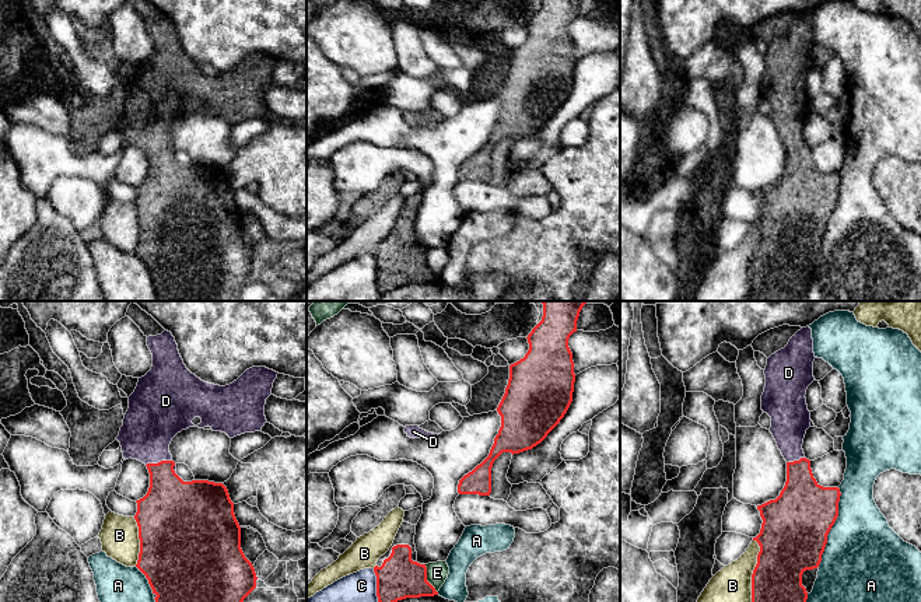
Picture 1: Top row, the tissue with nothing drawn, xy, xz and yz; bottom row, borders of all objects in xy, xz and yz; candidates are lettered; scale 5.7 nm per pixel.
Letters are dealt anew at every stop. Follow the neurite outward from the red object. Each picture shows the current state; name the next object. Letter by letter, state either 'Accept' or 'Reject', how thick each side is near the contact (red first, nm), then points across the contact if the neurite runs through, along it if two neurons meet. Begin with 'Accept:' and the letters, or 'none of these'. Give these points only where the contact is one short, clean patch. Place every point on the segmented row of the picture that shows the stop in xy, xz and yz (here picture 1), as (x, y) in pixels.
Accept: D
A: Reject. Thickness 380 nm (red) against 440 nm
B: Reject. Thickness 340 nm (red) against 200 nm
C: Reject. Thickness 240 nm (red) against 180 nm
D: Accept. Thickness 300 nm (red) against 300 nm
E: Reject. Thickness 240 nm (red) against 120 nm

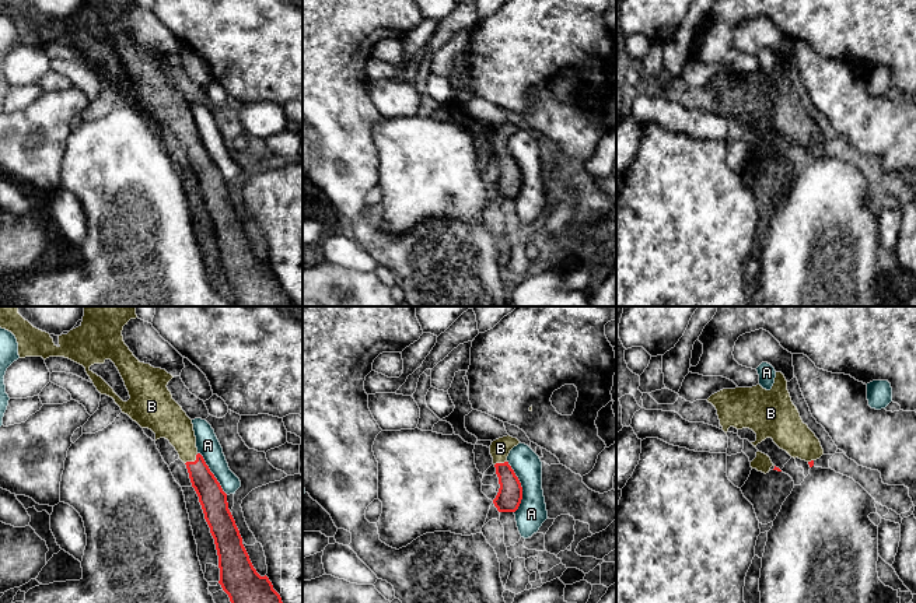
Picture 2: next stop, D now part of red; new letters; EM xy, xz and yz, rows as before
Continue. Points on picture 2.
Accept: B
A: Reject. Thickness 140 nm (red) against 170 nm
B: Accept. Thickness 160 nm (red) against 190 nm. Path across: xy (213, 500), (192, 462), (179, 431), (172, 424)

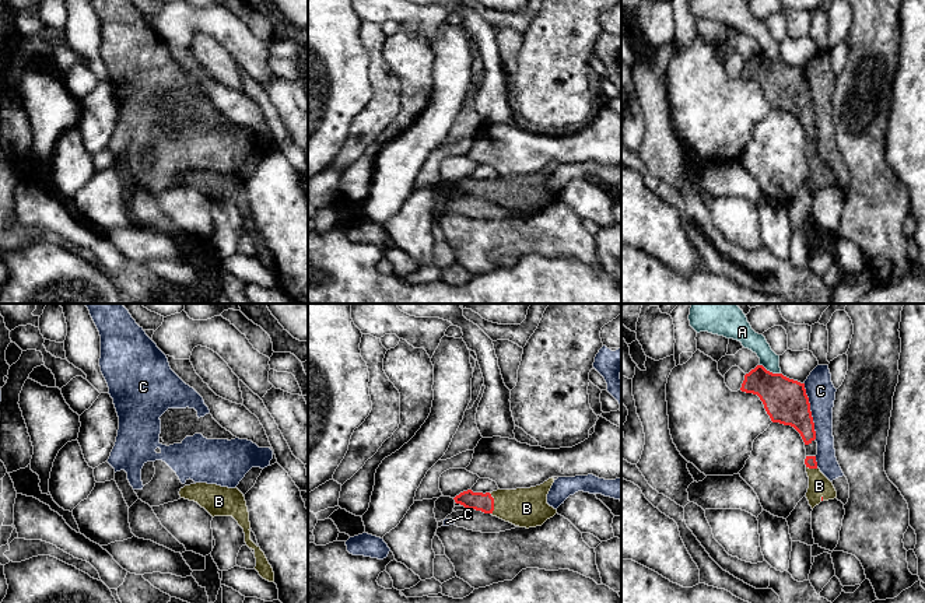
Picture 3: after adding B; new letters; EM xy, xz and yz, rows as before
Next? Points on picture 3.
Accept: B
A: Reject. Thickness 260 nm (red) against 110 nm
B: Accept. Thickness 110 nm (red) against 220 nm. Path across: xz (479, 501), (493, 504), (526, 508)
C: Reject. Thickness 260 nm (red) against 160 nm

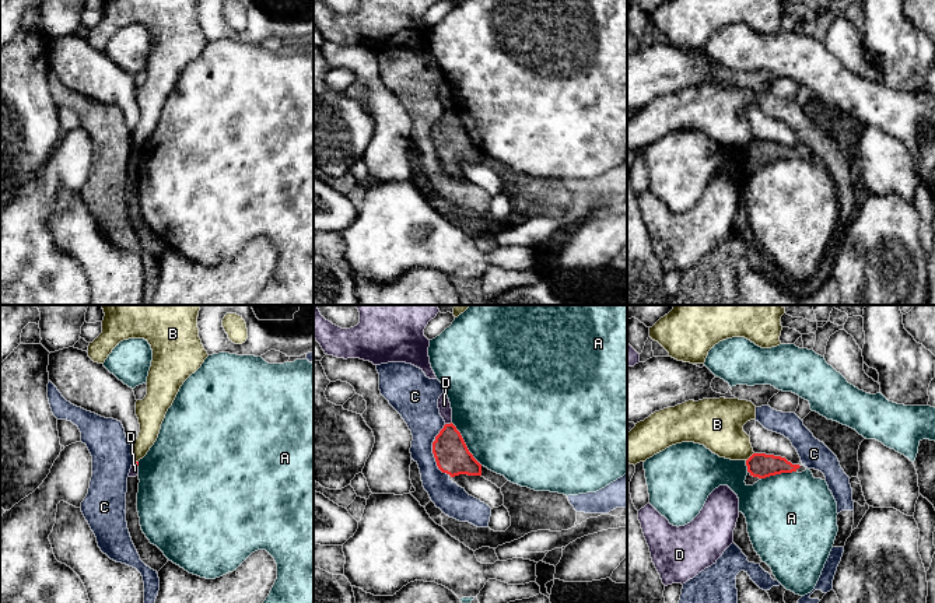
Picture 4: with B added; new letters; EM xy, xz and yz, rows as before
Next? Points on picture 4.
Accept: none of these
A: Reject. Thickness 200 nm (red) against 500 nm
B: Reject. Thickness 140 nm (red) against 280 nm. Boundary: yz (753, 452), (746, 460)
C: Reject. Thickness 200 nm (red) against 200 nm
D: Reject. Thickness 200 nm (red) against 70 nm. Boundary: xz (451, 421), (445, 424)

